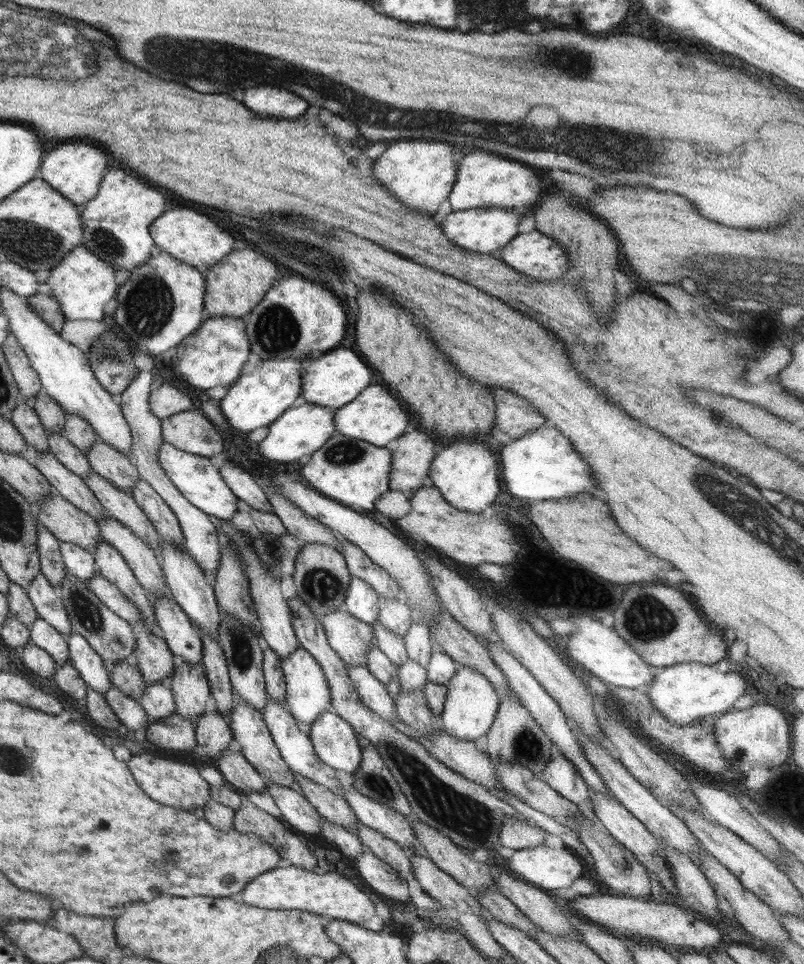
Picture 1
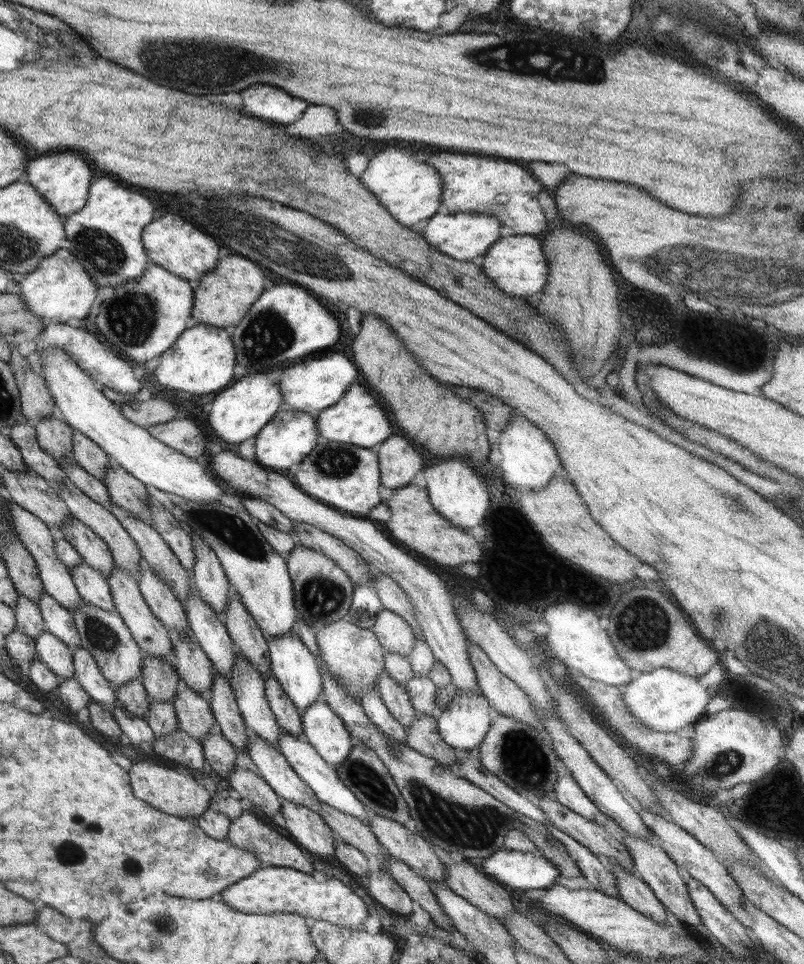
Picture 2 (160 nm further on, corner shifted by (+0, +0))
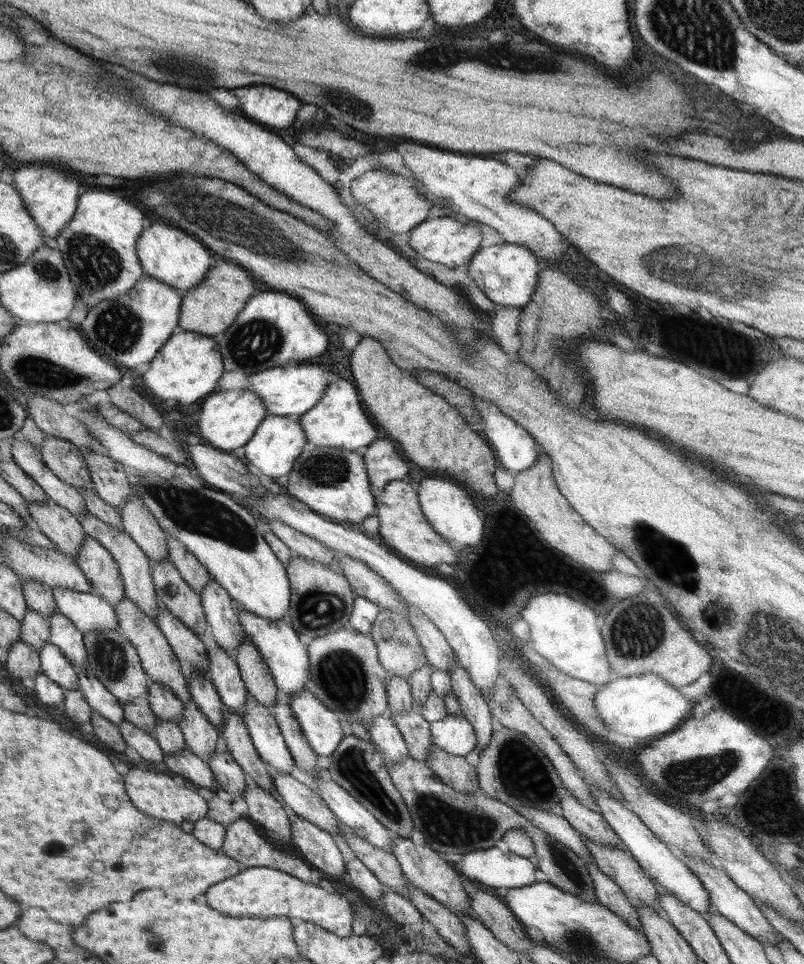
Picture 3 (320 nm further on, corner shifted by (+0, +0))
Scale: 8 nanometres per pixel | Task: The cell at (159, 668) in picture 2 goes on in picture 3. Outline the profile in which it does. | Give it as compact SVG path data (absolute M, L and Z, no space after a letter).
M150 681L145 697L159 720L176 723L182 720L183 702L169 688Z

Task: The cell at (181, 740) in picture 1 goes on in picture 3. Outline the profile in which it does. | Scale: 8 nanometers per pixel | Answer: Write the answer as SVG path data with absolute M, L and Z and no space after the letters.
M187 746L178 754L165 754L163 762L181 781L195 788L212 788L215 776L207 762L198 758Z

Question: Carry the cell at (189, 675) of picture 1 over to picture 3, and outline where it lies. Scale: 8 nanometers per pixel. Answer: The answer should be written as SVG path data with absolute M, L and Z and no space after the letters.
M192 699L183 703L182 720L179 726L187 747L204 762L208 762L220 748L222 743L220 732L202 714Z

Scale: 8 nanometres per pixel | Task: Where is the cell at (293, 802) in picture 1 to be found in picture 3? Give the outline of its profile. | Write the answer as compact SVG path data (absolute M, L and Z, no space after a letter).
M288 806L286 812L291 822L293 846L297 848L298 855L330 878L346 877L342 853L334 843L332 835L313 822L296 816Z

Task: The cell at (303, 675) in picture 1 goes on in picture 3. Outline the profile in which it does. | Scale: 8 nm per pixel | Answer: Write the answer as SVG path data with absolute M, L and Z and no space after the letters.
M244 607L238 610L239 623L244 629L245 636L255 643L257 651L262 655L264 662L272 673L276 686L288 693L290 697L300 692L309 677L309 656L306 644L300 643L299 632L292 628L283 618L268 620L262 618Z

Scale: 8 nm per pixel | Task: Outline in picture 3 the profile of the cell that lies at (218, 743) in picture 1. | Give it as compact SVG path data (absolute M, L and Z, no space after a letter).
M219 748L207 762L212 769L221 788L232 794L240 796L246 790L246 773L244 769L232 758L228 750Z

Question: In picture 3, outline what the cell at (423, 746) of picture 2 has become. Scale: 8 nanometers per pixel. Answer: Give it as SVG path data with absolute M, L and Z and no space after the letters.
M433 743L431 755L426 764L444 784L456 792L474 794L482 791L475 768L466 761L464 756L450 755Z

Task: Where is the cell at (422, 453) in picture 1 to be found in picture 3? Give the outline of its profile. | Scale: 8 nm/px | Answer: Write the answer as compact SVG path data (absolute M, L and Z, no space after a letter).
M374 440L363 452L364 467L368 473L368 481L375 491L394 480L406 478L410 466L402 460L396 442L392 440Z

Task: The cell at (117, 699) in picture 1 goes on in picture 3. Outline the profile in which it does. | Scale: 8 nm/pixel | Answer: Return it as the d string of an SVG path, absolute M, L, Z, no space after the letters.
M125 719L117 726L126 744L130 748L134 748L144 760L150 760L150 762L156 764L163 762L165 752L150 733L140 730L140 728Z

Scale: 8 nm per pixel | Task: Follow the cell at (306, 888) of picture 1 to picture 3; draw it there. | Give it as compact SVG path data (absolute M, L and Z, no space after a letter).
M246 867L234 876L213 884L205 892L206 902L210 908L221 912L224 916L232 918L272 918L276 916L287 916L294 921L311 923L320 926L326 931L338 936L348 937L352 933L354 915L352 915L352 903L337 892L326 892L315 884L302 882L300 879L286 874L274 868Z

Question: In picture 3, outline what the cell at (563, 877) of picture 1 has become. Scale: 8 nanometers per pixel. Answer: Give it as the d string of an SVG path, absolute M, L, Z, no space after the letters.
M498 847L464 853L454 862L462 878L476 880L499 891L534 884L536 867L523 856Z

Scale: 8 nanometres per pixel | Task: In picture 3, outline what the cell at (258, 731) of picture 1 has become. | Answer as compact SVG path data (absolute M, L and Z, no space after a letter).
M269 769L269 773L273 778L278 794L282 796L282 800L298 816L313 822L318 828L329 832L332 836L341 832L336 815L316 791L300 783L290 774L282 774L273 769Z

